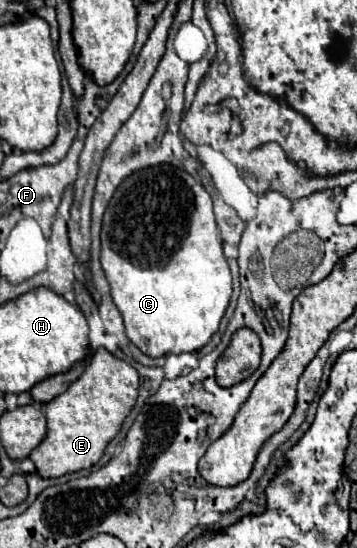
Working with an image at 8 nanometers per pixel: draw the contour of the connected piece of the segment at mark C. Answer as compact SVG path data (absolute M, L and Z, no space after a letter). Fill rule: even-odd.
M173 166L147 168L117 188L103 216L101 266L111 284L113 302L125 320L127 338L151 358L201 350L219 330L233 292L211 196L189 172Z

